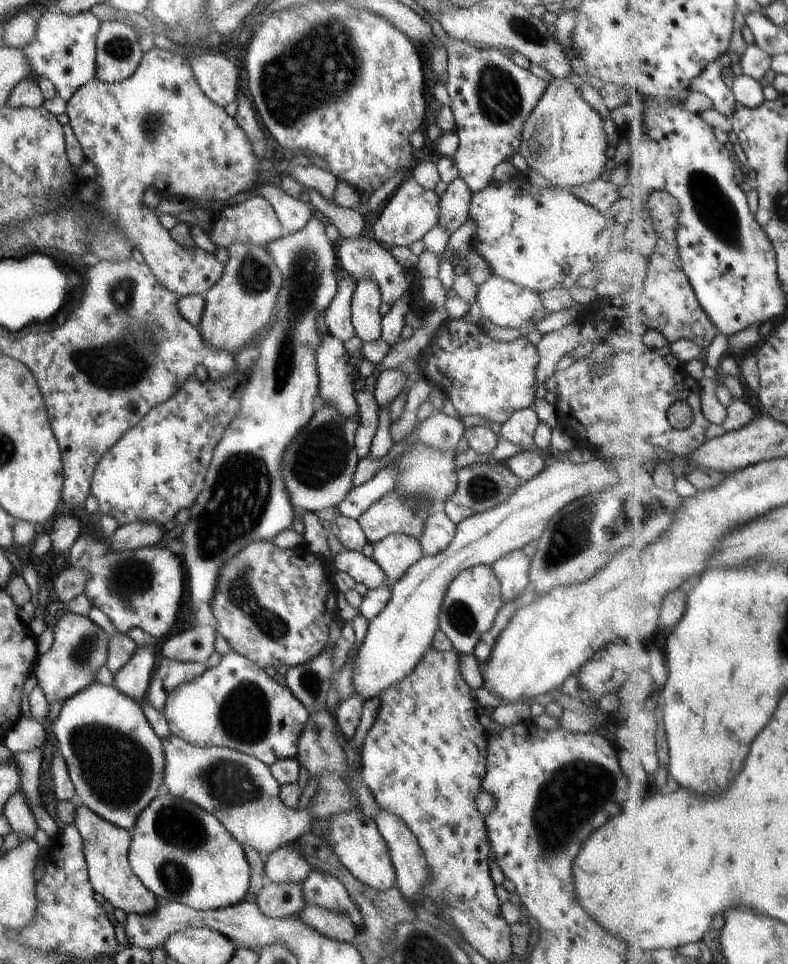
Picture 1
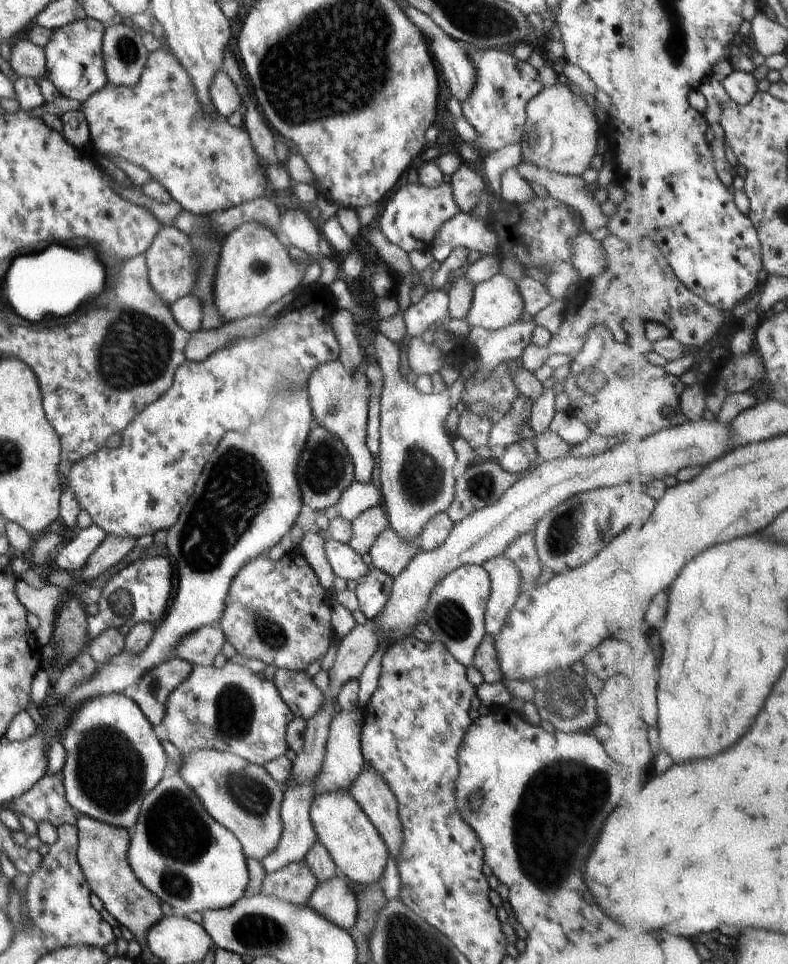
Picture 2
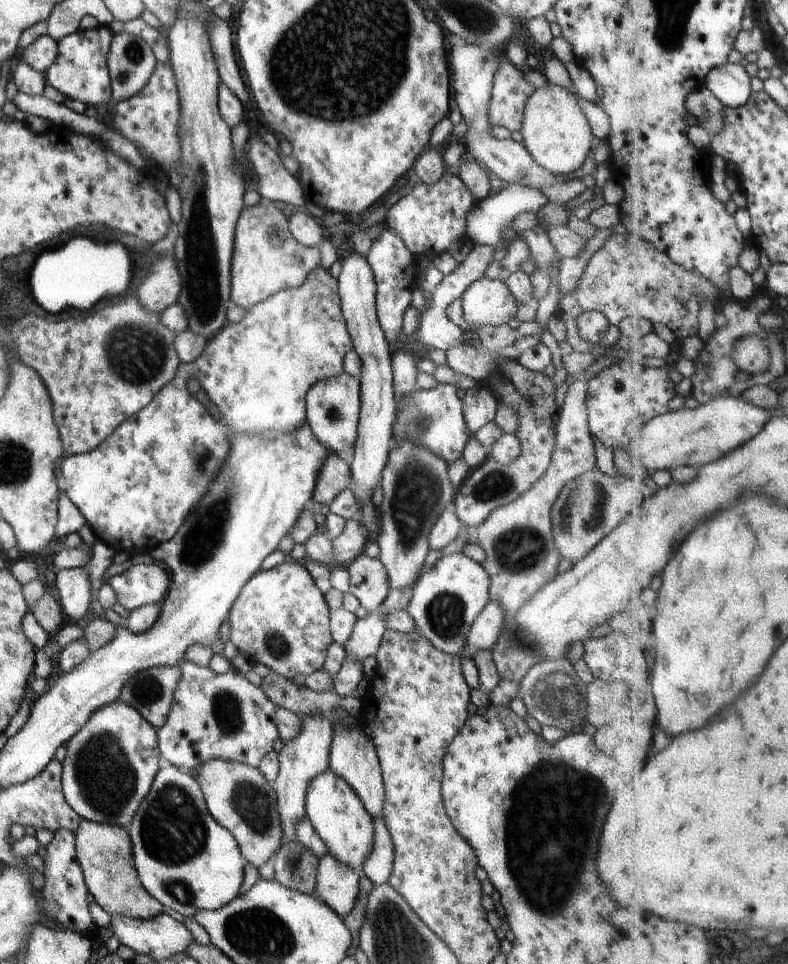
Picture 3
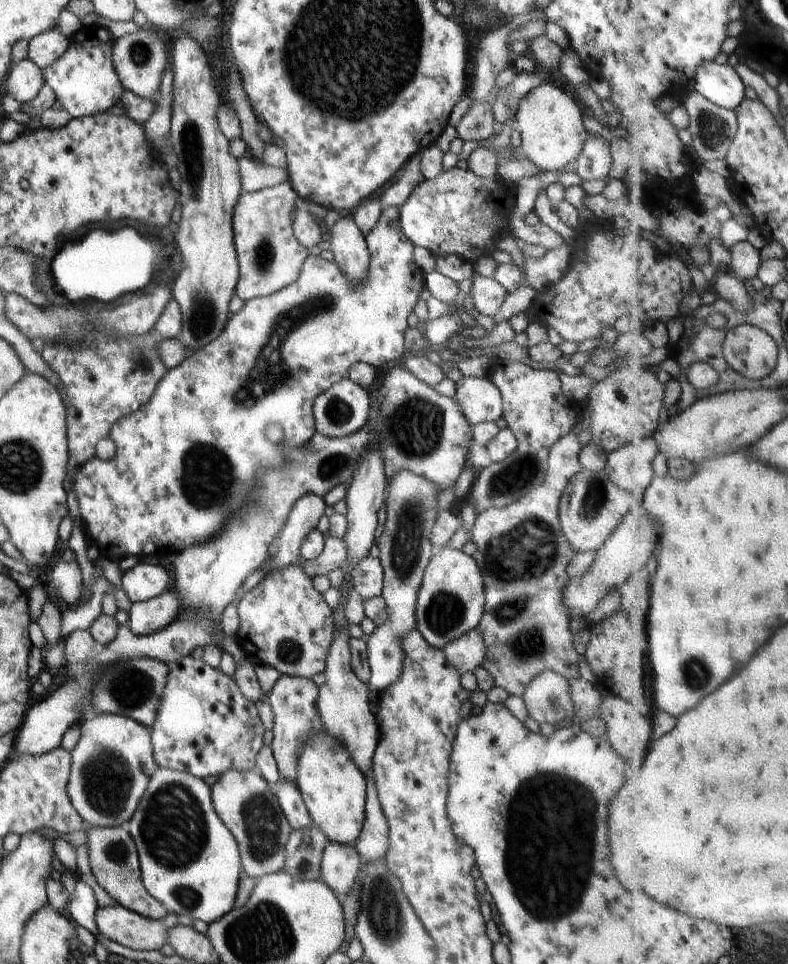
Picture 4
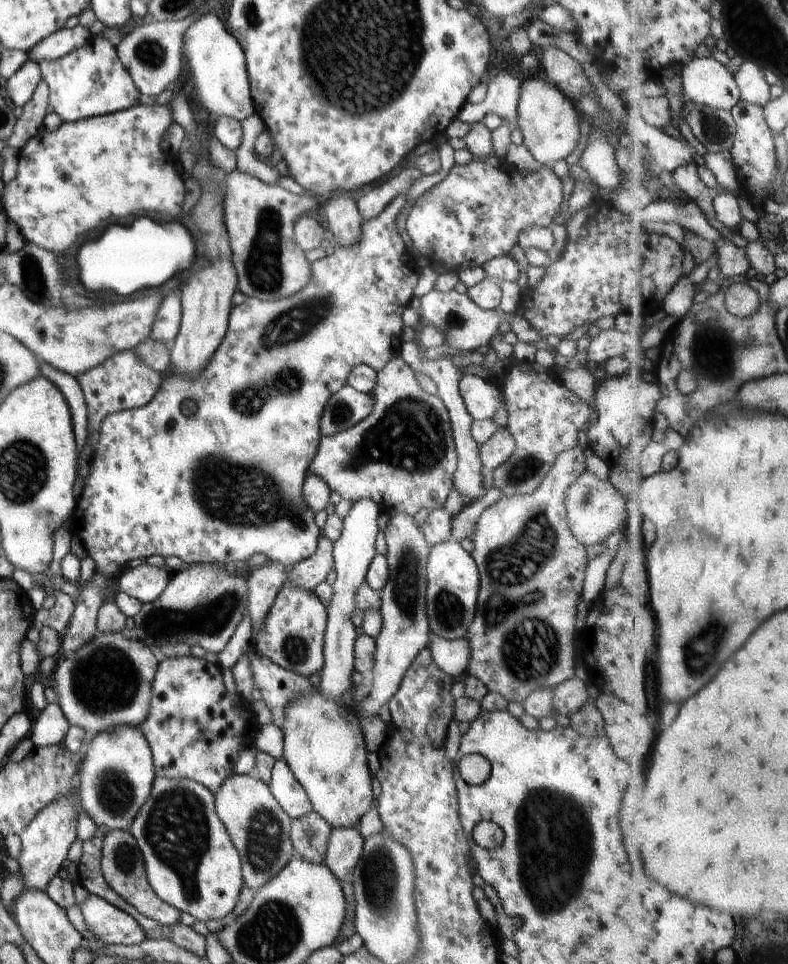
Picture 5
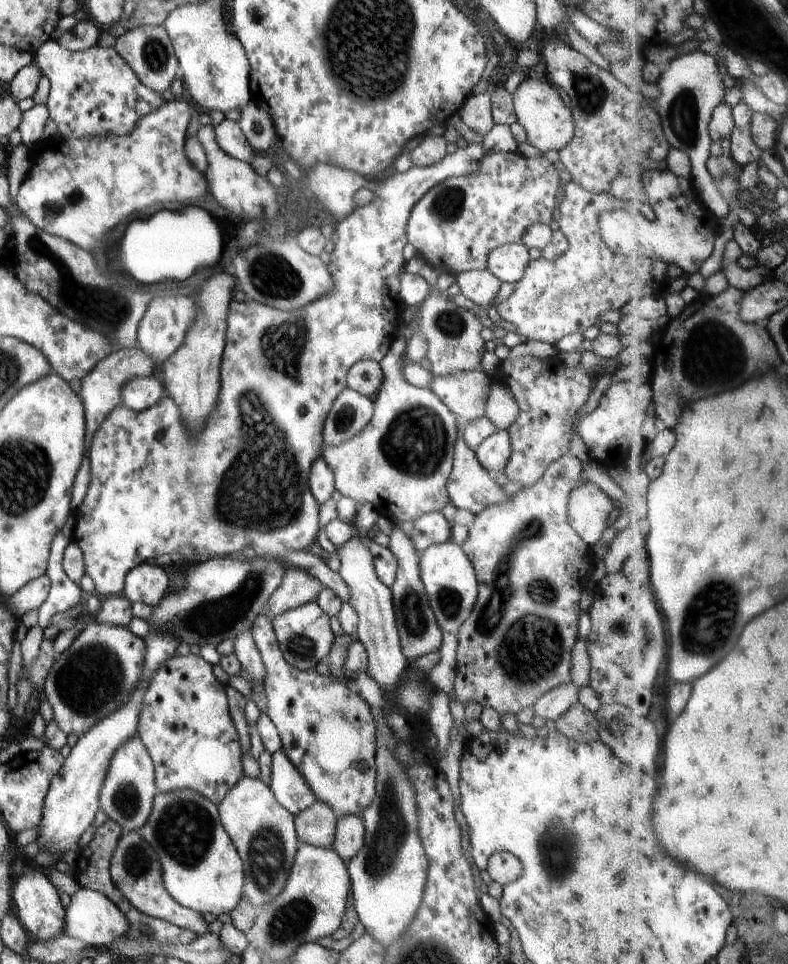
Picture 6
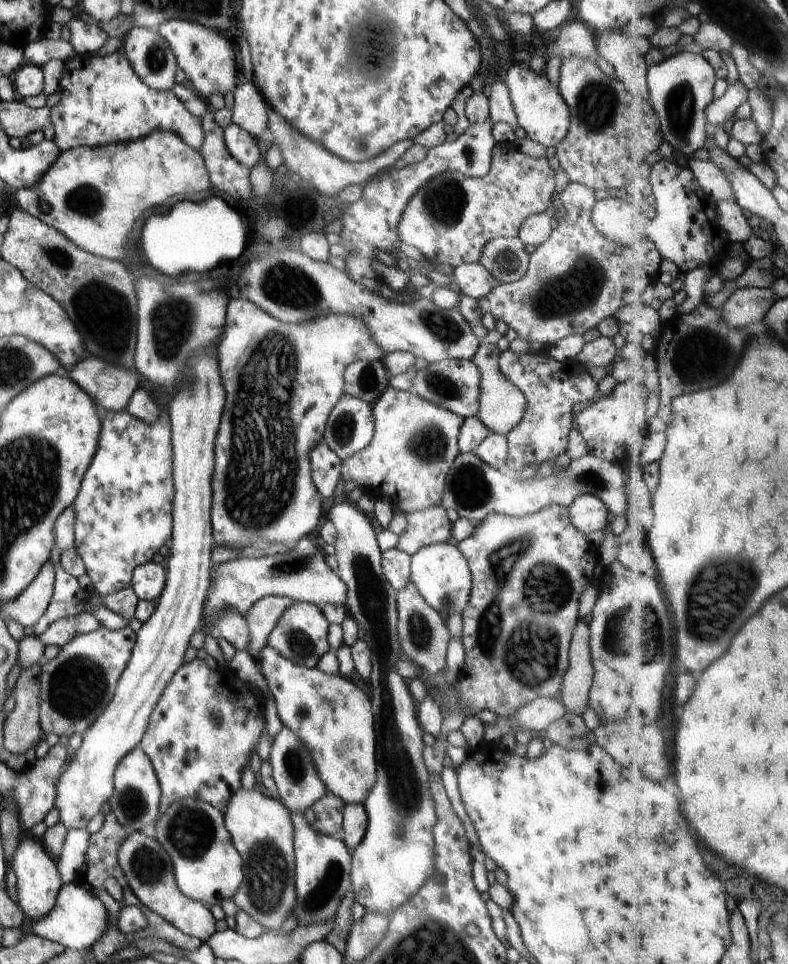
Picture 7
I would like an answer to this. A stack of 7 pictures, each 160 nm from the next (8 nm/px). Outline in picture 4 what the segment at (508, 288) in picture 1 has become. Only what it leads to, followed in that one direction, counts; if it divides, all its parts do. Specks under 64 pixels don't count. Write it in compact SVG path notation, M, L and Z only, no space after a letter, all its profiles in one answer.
M482 275L473 277L473 288L469 294L476 312L484 316L494 316L506 298L506 289L493 278Z

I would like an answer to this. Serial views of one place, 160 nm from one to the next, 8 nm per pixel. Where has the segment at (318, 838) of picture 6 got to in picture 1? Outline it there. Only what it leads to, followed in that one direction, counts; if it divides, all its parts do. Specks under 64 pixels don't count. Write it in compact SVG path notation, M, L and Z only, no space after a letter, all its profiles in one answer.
M268 884L256 895L255 902L263 915L271 919L298 916L304 908L301 884Z

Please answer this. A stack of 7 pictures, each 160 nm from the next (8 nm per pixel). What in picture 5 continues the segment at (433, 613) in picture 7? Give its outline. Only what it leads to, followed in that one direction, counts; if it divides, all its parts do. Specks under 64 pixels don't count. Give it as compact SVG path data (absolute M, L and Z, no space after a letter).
M392 513L385 530L387 551L385 557L389 564L390 574L380 591L381 605L379 613L383 618L383 629L375 638L373 656L372 686L368 696L359 702L360 714L379 717L381 706L384 706L396 694L407 668L413 658L429 644L431 630L427 619L427 560L429 544L426 542L421 525L416 523L413 515Z

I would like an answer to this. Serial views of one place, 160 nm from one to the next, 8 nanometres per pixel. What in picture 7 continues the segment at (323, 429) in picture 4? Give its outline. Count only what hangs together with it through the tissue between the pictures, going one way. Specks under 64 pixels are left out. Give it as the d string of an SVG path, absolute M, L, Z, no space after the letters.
M344 393L329 414L322 442L343 461L365 449L374 436L373 407Z

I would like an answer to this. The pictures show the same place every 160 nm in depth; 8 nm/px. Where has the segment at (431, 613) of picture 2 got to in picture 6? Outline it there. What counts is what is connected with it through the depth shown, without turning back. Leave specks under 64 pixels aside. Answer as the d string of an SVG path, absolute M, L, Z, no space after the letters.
M450 538L423 550L419 556L419 565L421 579L438 626L443 633L456 635L477 601L477 578L473 564L462 547Z

